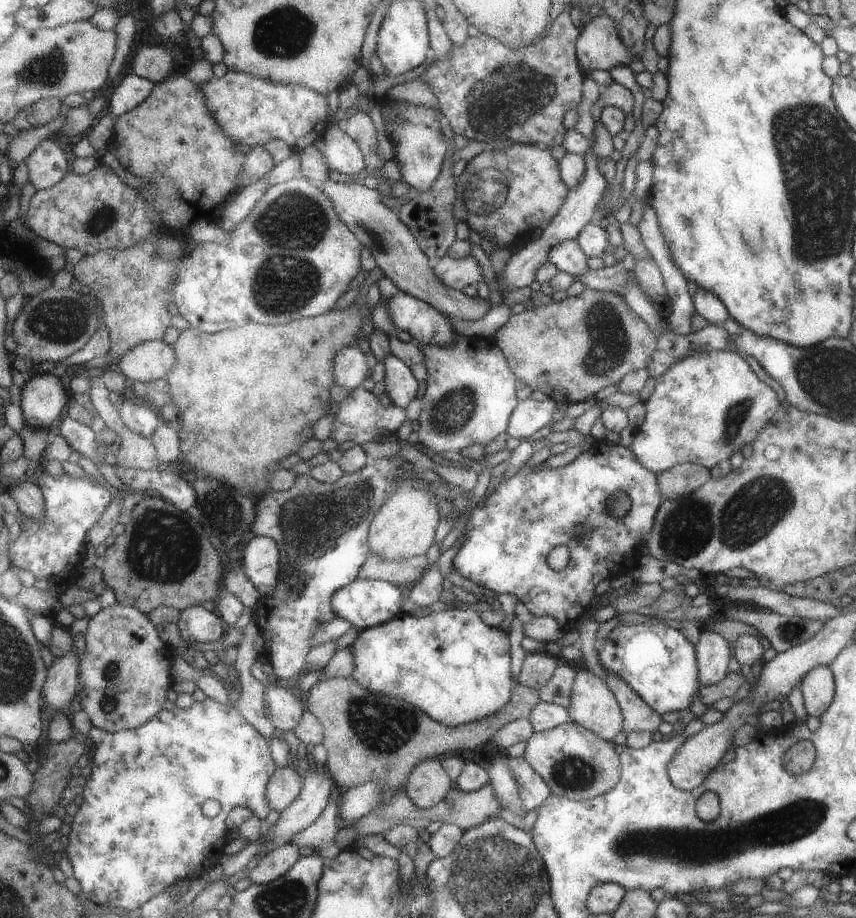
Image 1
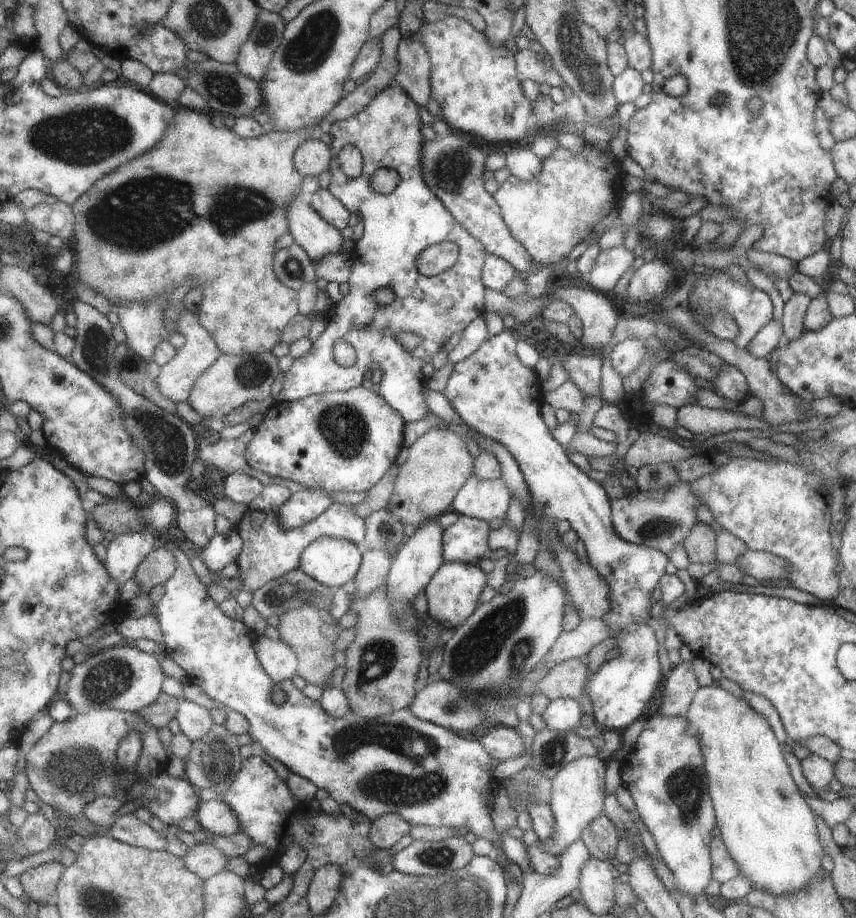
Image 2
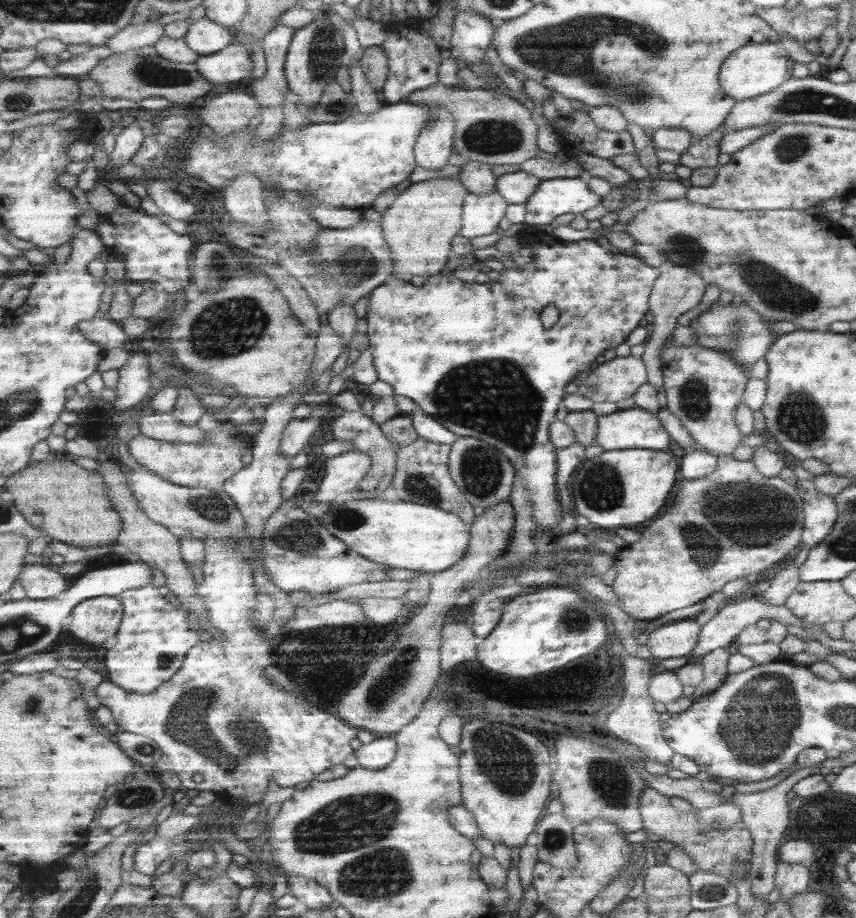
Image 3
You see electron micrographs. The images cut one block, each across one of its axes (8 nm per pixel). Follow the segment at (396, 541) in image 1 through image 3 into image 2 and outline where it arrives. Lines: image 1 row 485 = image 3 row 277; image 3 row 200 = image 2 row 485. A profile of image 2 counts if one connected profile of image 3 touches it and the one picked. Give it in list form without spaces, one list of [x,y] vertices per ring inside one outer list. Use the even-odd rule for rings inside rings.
[[[446,425],[445,429],[429,429],[408,447],[408,456],[399,466],[395,488],[388,502],[389,510],[399,521],[420,527],[425,521],[453,510],[455,500],[473,476],[475,466],[475,459],[463,437]]]

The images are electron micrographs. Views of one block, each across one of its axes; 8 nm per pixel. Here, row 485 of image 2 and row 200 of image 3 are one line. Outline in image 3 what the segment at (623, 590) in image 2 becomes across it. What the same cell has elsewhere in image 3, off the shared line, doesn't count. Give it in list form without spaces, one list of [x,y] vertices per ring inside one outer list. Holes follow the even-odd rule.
[[[583,177],[540,181],[535,191],[524,202],[525,216],[523,222],[531,226],[553,224],[553,218],[559,214],[580,215],[583,211],[599,204],[601,204],[601,197],[588,190],[586,179]]]

